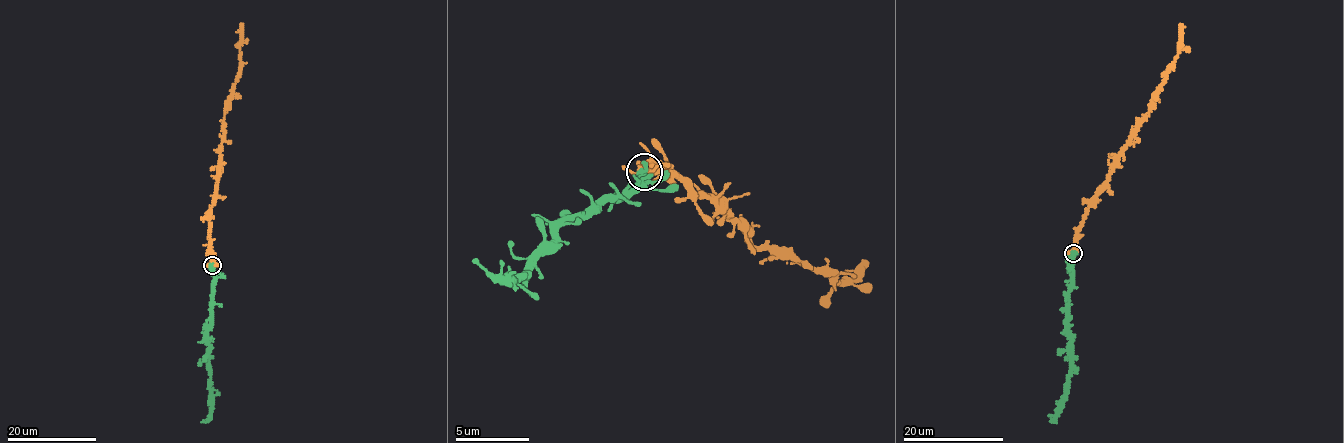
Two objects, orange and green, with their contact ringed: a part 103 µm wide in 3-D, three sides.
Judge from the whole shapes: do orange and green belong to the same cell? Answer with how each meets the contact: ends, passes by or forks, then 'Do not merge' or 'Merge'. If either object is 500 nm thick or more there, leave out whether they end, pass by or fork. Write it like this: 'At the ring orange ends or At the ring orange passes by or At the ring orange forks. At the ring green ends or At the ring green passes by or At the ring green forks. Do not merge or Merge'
At the ring orange forks. At the ring green passes by. Merge

